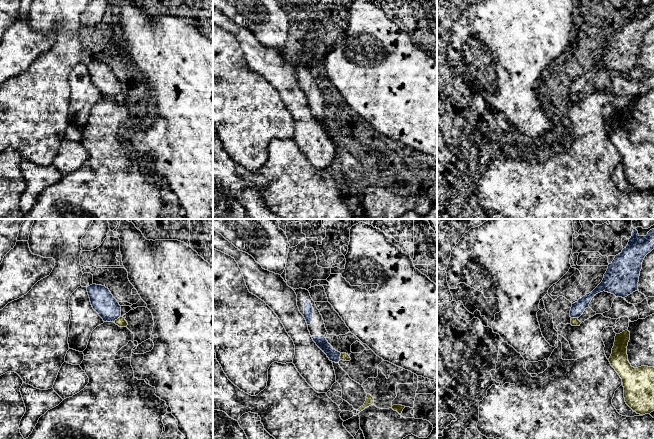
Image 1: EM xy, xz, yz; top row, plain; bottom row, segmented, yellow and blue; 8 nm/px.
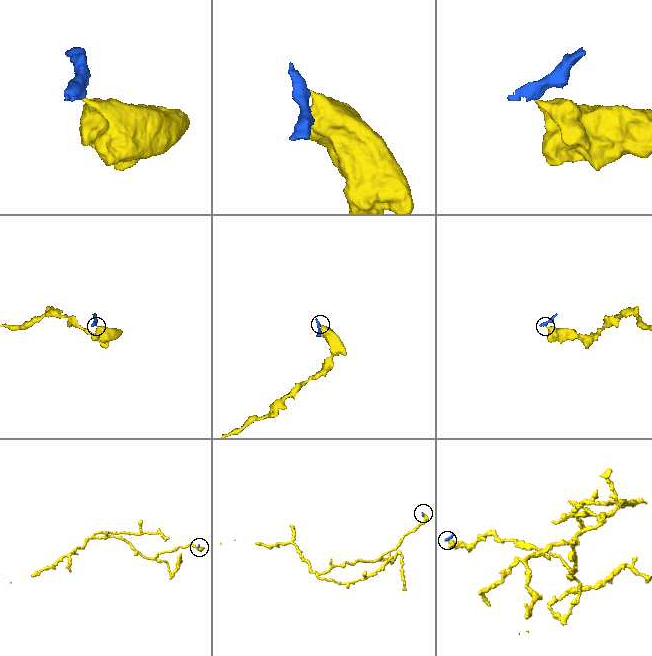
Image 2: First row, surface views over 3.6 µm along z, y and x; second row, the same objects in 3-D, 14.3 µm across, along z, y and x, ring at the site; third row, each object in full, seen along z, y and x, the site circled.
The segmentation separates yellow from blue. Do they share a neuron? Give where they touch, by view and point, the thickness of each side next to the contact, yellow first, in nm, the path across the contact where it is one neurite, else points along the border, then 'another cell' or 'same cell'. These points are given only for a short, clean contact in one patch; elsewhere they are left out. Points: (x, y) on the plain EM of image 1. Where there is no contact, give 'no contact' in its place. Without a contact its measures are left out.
contact xy (117, 95); calibres 80 and 190 nm; border xy (120, 92), (114, 98); another cell

